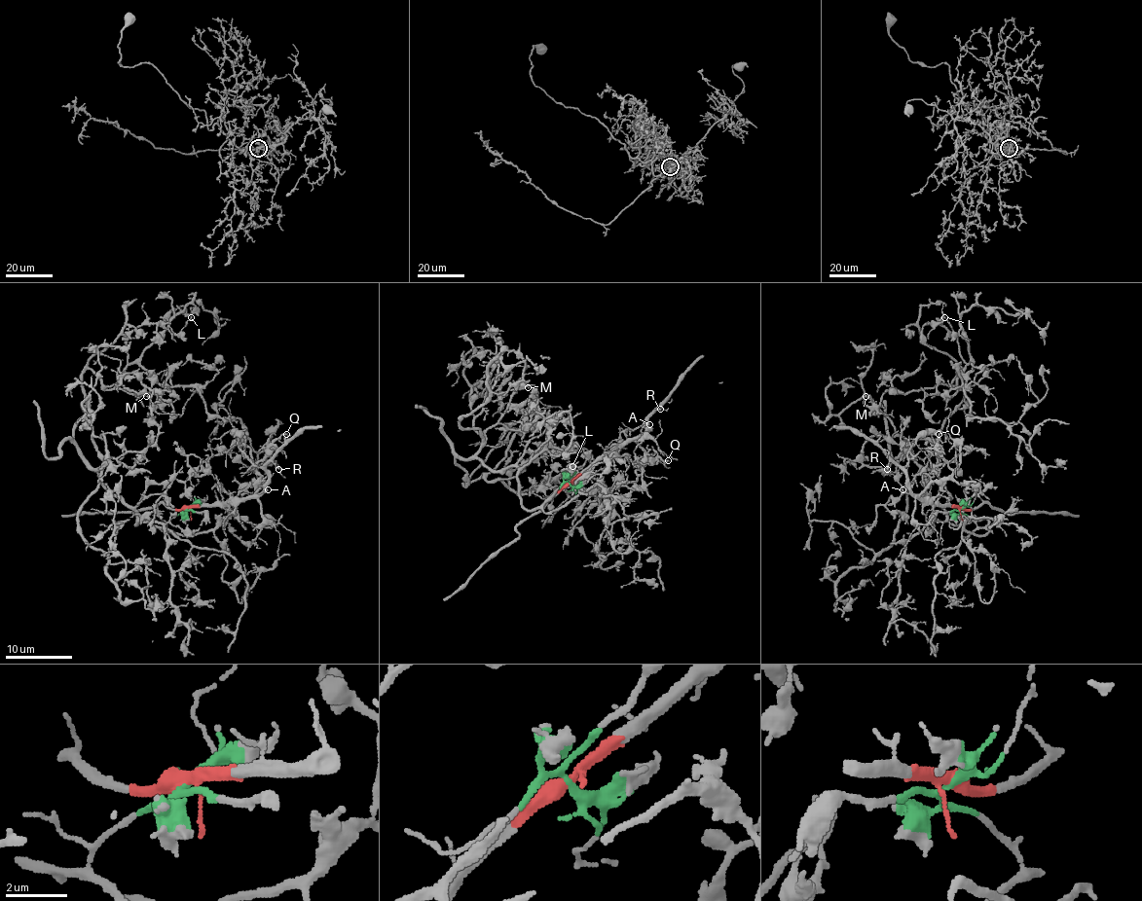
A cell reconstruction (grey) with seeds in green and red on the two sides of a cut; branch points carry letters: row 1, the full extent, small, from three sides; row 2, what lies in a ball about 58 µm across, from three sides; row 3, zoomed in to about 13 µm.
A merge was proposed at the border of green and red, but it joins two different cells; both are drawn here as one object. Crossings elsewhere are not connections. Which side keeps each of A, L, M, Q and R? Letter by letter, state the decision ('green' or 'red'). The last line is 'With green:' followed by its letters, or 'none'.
A: red
L: green
M: green
Q: red
R: red
With green: L, M

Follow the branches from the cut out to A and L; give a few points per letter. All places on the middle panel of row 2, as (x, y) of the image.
A: (570, 484), (600, 458), (631, 442), (649, 423)
L: (570, 484), (526, 509), (515, 467), (455, 458), (463, 484), (482, 474), (519, 494), (572, 465)

